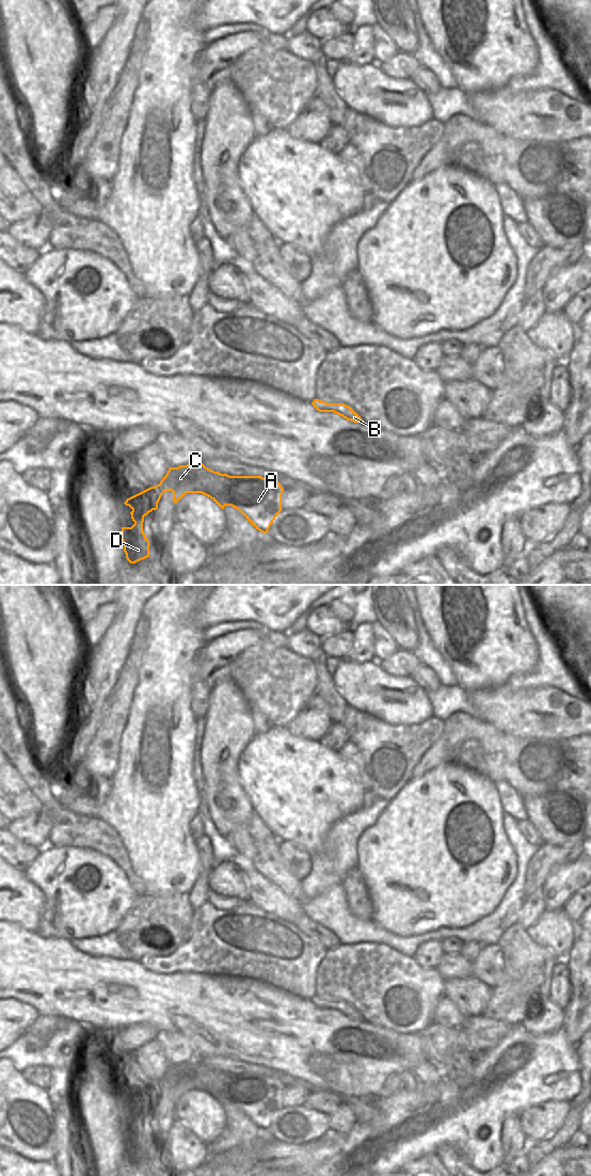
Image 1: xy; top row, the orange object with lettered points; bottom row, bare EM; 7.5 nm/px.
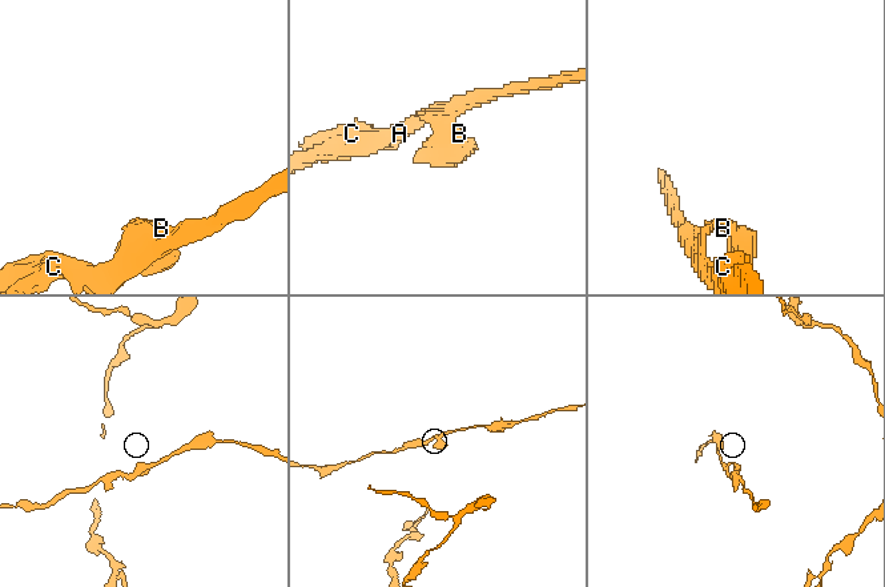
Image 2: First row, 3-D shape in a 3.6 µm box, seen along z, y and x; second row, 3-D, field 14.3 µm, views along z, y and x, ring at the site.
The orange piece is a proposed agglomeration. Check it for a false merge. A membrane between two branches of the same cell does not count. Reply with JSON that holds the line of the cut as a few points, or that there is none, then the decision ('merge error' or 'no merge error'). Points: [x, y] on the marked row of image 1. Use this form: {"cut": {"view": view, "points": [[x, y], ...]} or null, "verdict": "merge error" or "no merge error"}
{"cut": null, "verdict": "no merge error"}

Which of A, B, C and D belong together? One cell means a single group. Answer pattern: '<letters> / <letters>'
A B C D

